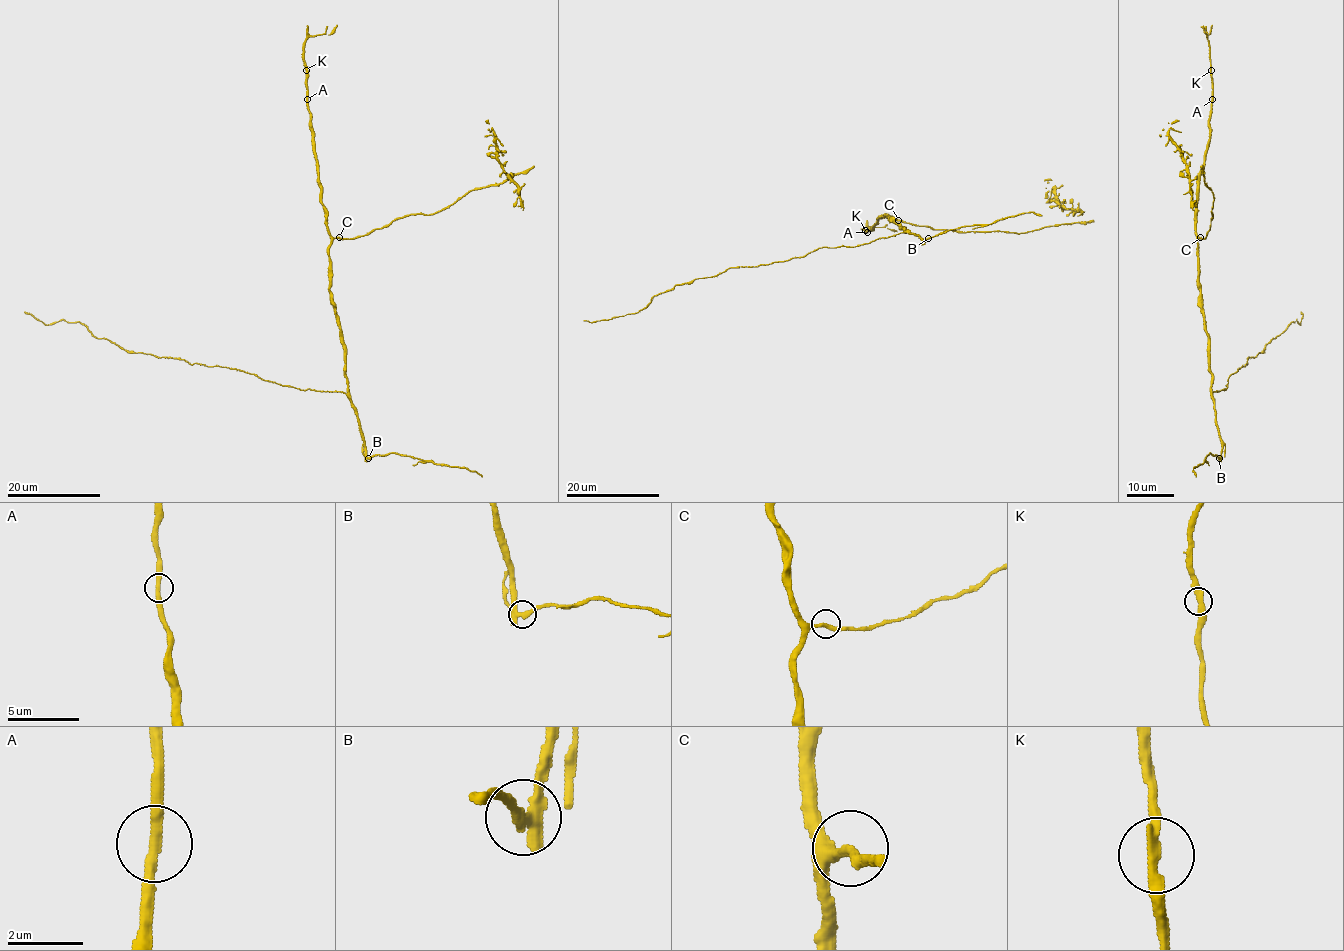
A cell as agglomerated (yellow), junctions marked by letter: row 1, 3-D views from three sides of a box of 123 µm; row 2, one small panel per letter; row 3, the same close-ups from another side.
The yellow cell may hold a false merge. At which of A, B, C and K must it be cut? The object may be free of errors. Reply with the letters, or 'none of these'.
B

